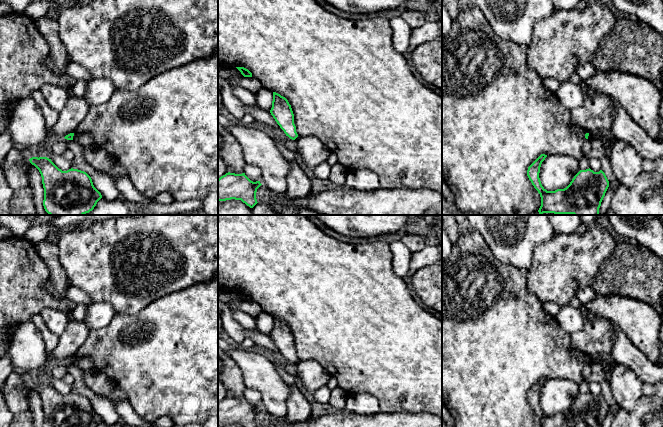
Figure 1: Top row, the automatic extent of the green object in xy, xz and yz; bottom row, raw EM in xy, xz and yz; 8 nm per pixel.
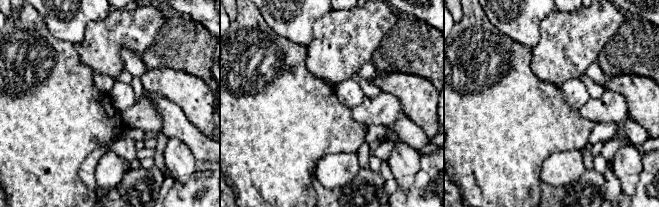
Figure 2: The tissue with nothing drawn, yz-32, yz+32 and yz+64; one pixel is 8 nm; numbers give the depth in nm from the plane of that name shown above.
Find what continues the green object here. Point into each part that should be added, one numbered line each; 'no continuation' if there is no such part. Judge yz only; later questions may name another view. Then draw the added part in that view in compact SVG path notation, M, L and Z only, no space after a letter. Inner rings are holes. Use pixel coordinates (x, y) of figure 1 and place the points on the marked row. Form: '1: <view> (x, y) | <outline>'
no continuation

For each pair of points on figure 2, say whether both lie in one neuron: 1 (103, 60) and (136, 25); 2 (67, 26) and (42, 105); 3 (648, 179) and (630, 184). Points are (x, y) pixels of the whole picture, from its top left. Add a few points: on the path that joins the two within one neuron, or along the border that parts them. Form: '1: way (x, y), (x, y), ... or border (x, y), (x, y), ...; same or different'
1: way (110, 51), (127, 34); same
2: border (45, 24), (54, 36), (72, 42), (75, 45); different
3: border (642, 159), (642, 170), (635, 191), (627, 196); different

